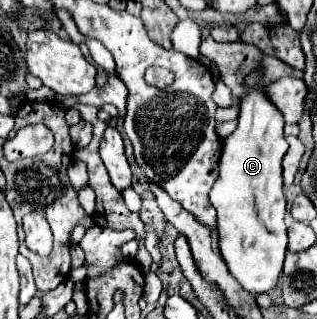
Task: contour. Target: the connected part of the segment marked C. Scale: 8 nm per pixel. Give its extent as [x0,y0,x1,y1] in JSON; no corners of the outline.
[209,71,289,295]

